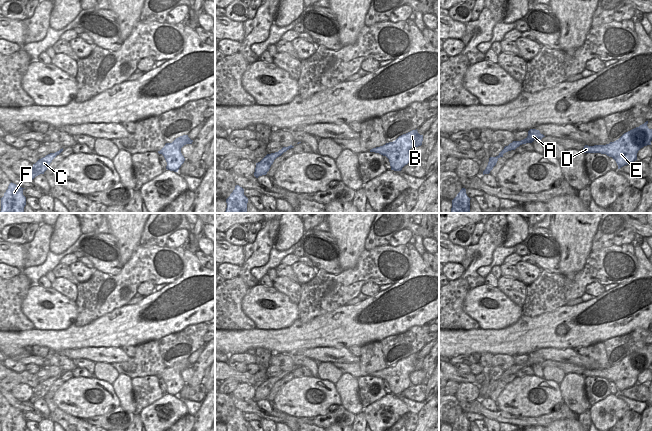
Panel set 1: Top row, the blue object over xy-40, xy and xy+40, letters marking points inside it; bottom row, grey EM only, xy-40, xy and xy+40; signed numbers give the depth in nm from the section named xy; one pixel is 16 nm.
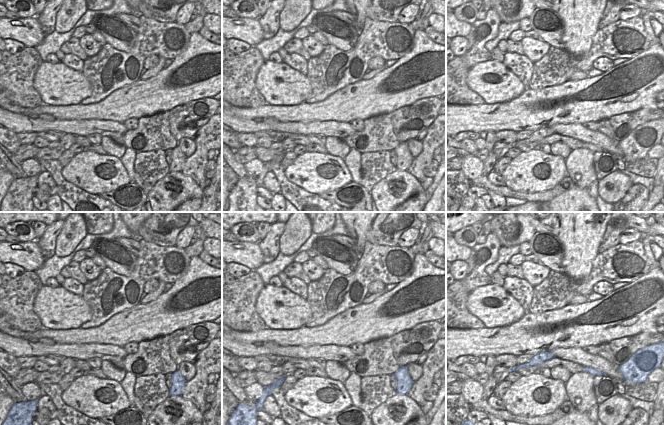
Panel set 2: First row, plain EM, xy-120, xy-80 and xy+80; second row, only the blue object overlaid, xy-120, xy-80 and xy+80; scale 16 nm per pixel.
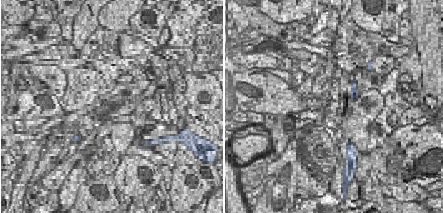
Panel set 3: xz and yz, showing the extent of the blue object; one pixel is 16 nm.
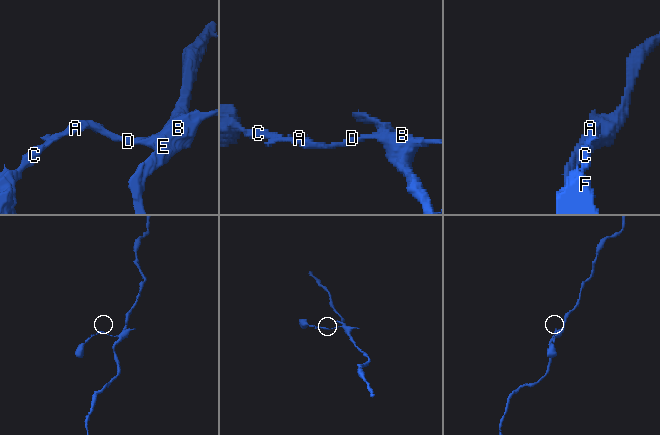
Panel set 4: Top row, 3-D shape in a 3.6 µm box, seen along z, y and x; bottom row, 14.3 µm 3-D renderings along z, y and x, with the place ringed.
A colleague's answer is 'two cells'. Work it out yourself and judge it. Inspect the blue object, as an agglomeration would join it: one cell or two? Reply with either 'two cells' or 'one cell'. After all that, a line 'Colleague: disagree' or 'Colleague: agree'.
one cell
Colleague: disagree

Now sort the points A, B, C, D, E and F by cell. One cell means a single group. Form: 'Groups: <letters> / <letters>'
Groups: A B C D E F.

